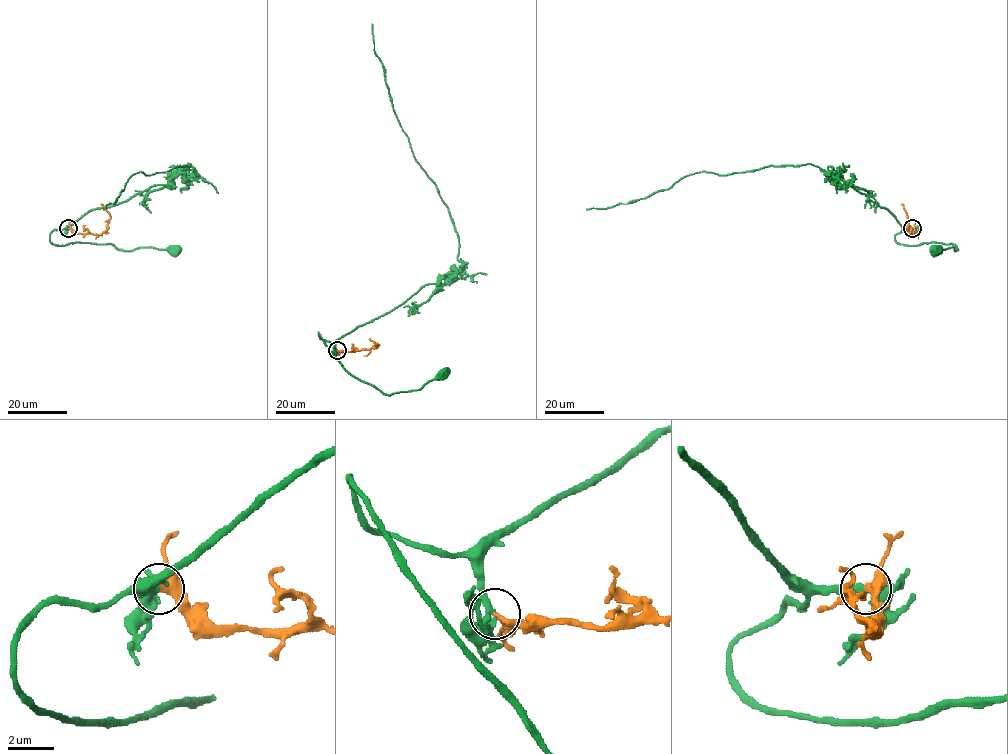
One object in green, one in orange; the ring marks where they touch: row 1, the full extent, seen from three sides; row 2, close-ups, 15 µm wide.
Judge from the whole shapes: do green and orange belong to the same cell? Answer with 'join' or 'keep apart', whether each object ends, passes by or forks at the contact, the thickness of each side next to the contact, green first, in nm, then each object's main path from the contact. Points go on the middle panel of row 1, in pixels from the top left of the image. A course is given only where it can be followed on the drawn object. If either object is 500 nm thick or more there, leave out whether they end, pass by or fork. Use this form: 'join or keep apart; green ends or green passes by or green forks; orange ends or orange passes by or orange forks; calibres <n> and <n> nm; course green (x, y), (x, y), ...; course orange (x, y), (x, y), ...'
join; green forks; orange forks; calibres 360 and 240 nm; course green (337, 350), (332, 342), (321, 339), (318, 332), (348, 372), (387, 395), (419, 390), (440, 372), (442, 374); course orange (337, 350), (370, 350), (379, 344), (369, 338)

